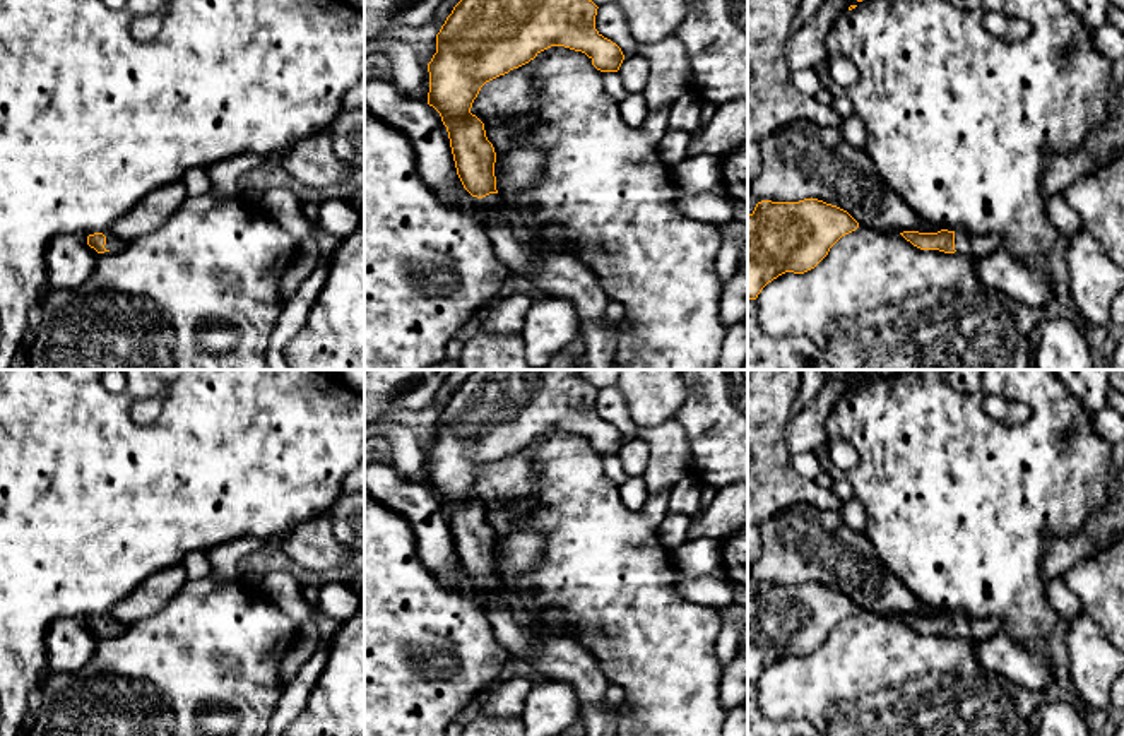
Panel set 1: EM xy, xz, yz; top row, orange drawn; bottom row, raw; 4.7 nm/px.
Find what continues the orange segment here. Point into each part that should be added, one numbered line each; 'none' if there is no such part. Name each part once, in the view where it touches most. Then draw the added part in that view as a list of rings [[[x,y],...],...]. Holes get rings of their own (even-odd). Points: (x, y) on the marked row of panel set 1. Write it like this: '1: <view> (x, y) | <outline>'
1: xz (560, 274) | [[[500,193],[472,197],[472,200],[486,212],[488,236],[505,267],[527,279],[535,294],[554,294],[575,305],[583,325],[582,337],[589,370],[611,370],[616,361],[618,323],[602,322],[611,301],[595,274],[571,255],[542,255],[539,246],[527,248],[515,236],[505,199]]]

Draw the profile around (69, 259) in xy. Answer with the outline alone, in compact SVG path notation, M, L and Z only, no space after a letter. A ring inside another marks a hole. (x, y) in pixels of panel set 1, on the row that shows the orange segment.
M60 233L51 238L46 252L46 277L51 288L74 289L87 281L96 265L98 252L80 233Z

